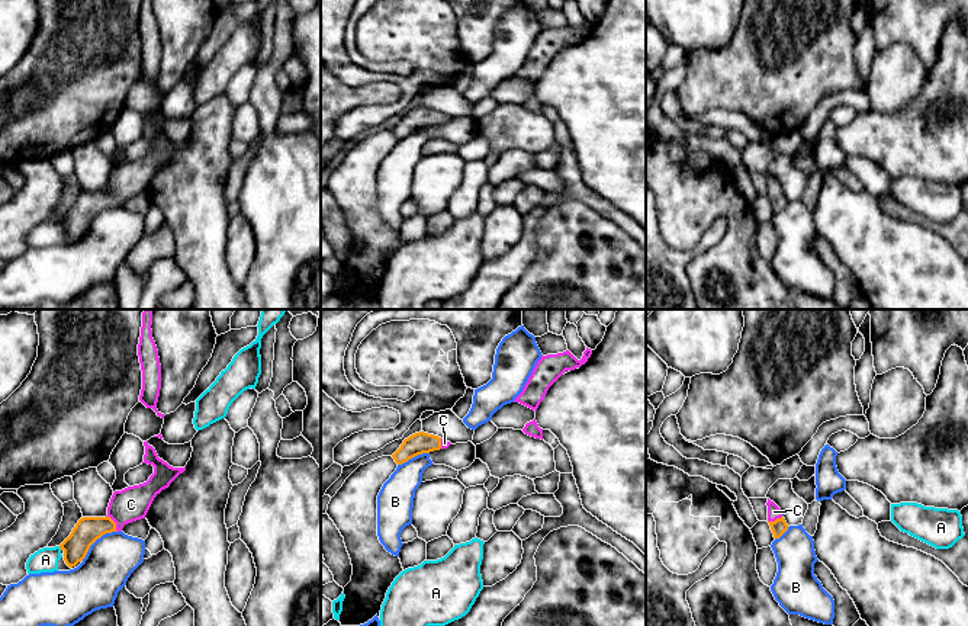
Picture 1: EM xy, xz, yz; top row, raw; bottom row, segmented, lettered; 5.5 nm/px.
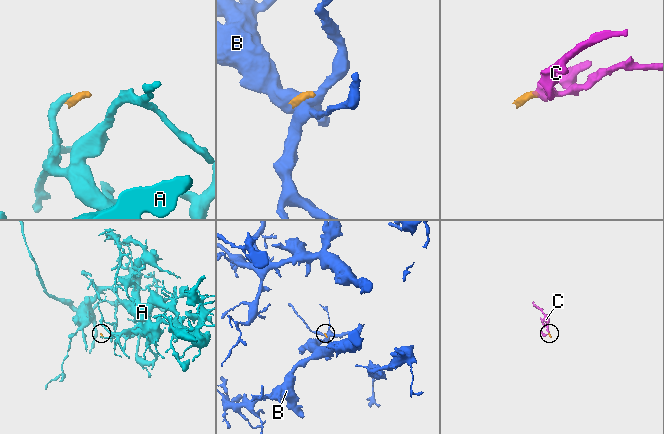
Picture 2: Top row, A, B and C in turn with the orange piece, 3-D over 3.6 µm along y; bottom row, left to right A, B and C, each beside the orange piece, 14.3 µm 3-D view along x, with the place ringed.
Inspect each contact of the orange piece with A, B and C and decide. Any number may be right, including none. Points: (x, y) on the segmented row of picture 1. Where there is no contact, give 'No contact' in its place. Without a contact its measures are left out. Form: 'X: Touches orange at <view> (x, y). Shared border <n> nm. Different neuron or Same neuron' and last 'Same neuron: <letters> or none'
A: Touches orange at xy (60, 546). Shared border 30 nm. Different neuron
B: Touches orange at xy (96, 539). Shared border 260 nm. Different neuron
C: Touches orange at xy (115, 523). Shared border 110 nm. Same neuron
Same neuron: C

